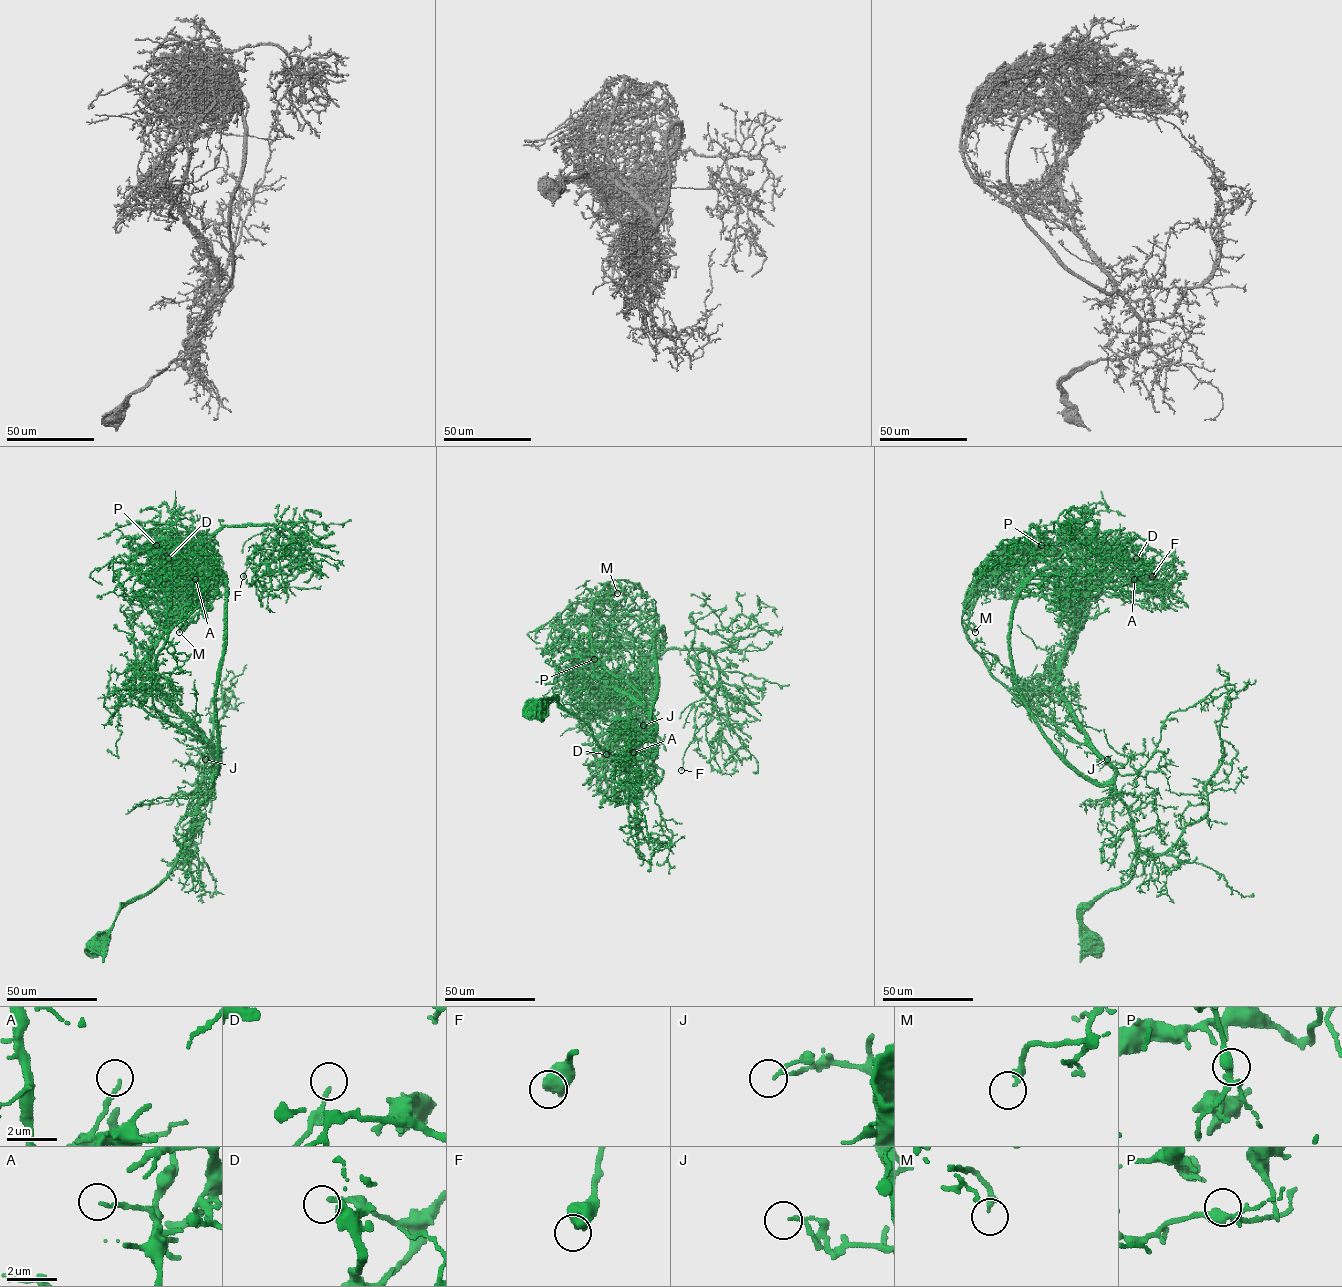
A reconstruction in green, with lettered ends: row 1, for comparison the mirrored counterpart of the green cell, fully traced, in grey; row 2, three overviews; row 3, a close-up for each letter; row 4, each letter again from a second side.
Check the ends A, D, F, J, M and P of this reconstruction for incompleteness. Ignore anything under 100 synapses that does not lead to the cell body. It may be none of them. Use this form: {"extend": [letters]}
{"extend": []}

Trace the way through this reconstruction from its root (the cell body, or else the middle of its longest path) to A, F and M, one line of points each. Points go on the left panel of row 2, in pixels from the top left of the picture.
A: (96, 946), (125, 905), (167, 875), (213, 788), (214, 753), (151, 665), (177, 601), (203, 589), (195, 579)
F: (96, 946), (167, 875), (213, 788), (212, 750), (153, 675), (156, 641), (214, 534), (272, 524), (243, 576)
M: (96, 946), (125, 905), (167, 875), (213, 788), (214, 752), (153, 706), (155, 656), (181, 622), (179, 632)

